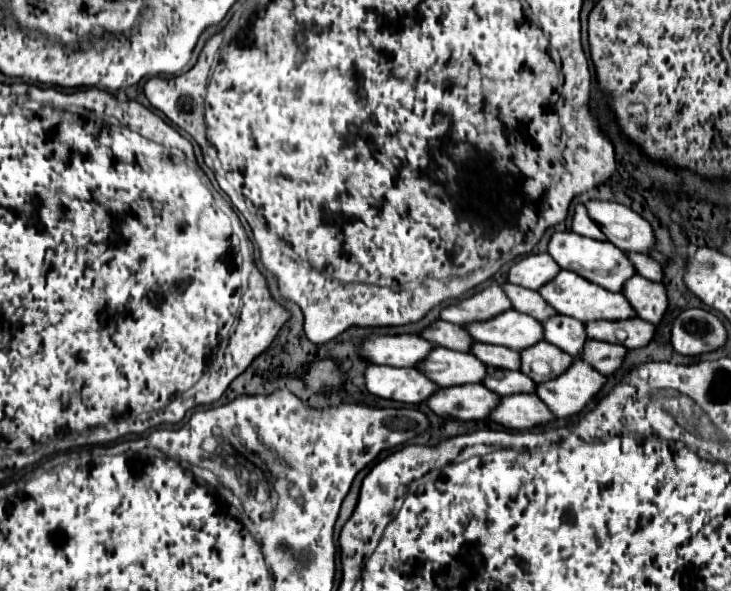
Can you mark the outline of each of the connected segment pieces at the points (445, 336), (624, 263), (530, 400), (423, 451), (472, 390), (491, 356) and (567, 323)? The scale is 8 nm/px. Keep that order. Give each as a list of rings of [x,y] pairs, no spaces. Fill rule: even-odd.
[[[442,320],[428,326],[422,332],[422,338],[430,340],[436,346],[444,346],[444,348],[458,350],[458,352],[468,352],[470,346],[474,344],[474,338],[468,334],[468,330],[450,322],[442,322]]]
[[[556,232],[550,238],[548,254],[558,262],[558,266],[562,270],[576,272],[582,278],[586,278],[610,292],[622,292],[622,284],[626,284],[626,280],[630,280],[636,274],[634,264],[630,264],[630,258],[626,258],[626,254],[620,248],[616,248],[612,242],[592,240],[592,238],[574,234],[574,232]]]
[[[512,394],[500,400],[490,420],[510,430],[530,430],[534,426],[546,426],[556,416],[550,414],[548,406],[536,394]]]
[[[482,430],[482,432],[474,432],[474,434],[464,434],[452,440],[444,440],[440,442],[438,448],[428,448],[428,446],[404,446],[402,450],[390,454],[386,460],[378,462],[370,474],[364,478],[362,488],[360,488],[360,498],[356,504],[356,512],[354,516],[380,516],[380,526],[384,526],[390,518],[394,518],[398,502],[402,504],[402,494],[408,494],[408,486],[422,478],[424,474],[428,474],[430,470],[442,468],[448,462],[454,462],[454,458],[458,456],[458,452],[462,452],[466,446],[474,446],[474,444],[488,444],[488,446],[498,446],[500,438],[498,432],[494,436],[492,430]],[[496,438],[496,444],[492,444]]]
[[[464,384],[452,388],[440,388],[432,398],[428,398],[428,406],[440,418],[454,420],[488,420],[490,410],[498,404],[498,398],[492,390],[486,390],[482,384]]]
[[[476,342],[472,346],[470,354],[480,358],[488,366],[498,366],[498,368],[504,368],[504,370],[518,370],[518,366],[520,366],[520,362],[518,362],[520,352],[510,350],[506,346],[494,346],[494,344]]]
[[[558,314],[544,322],[544,340],[578,358],[582,356],[584,344],[588,342],[588,334],[580,320]]]

